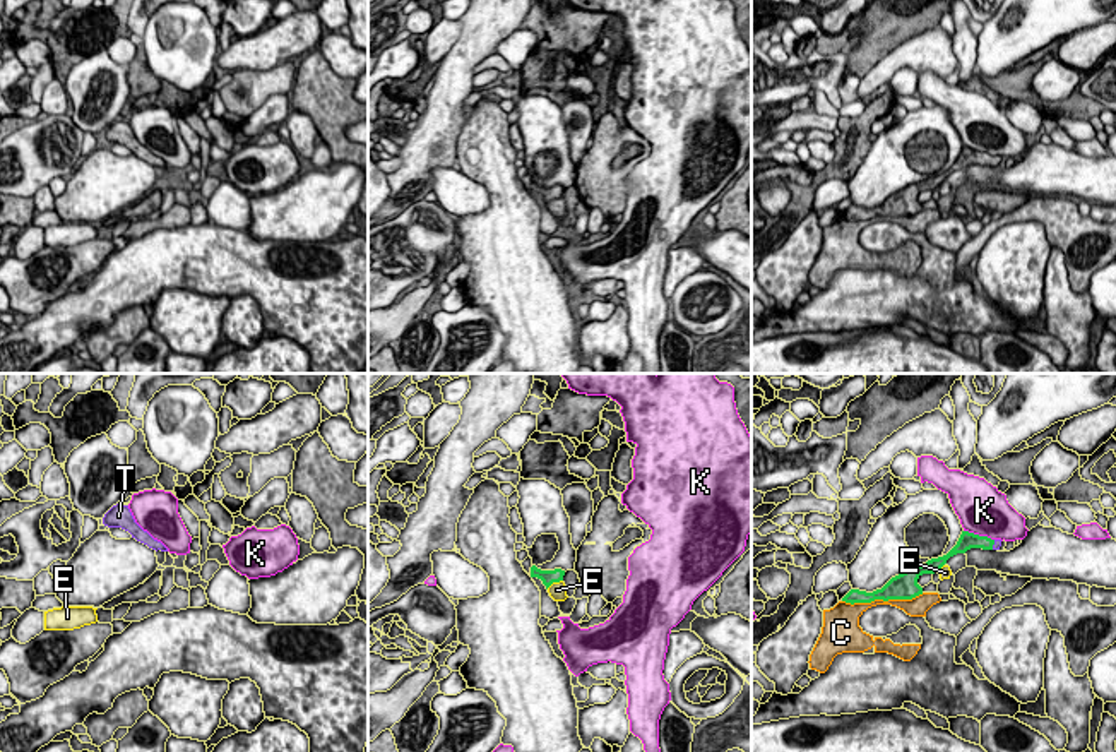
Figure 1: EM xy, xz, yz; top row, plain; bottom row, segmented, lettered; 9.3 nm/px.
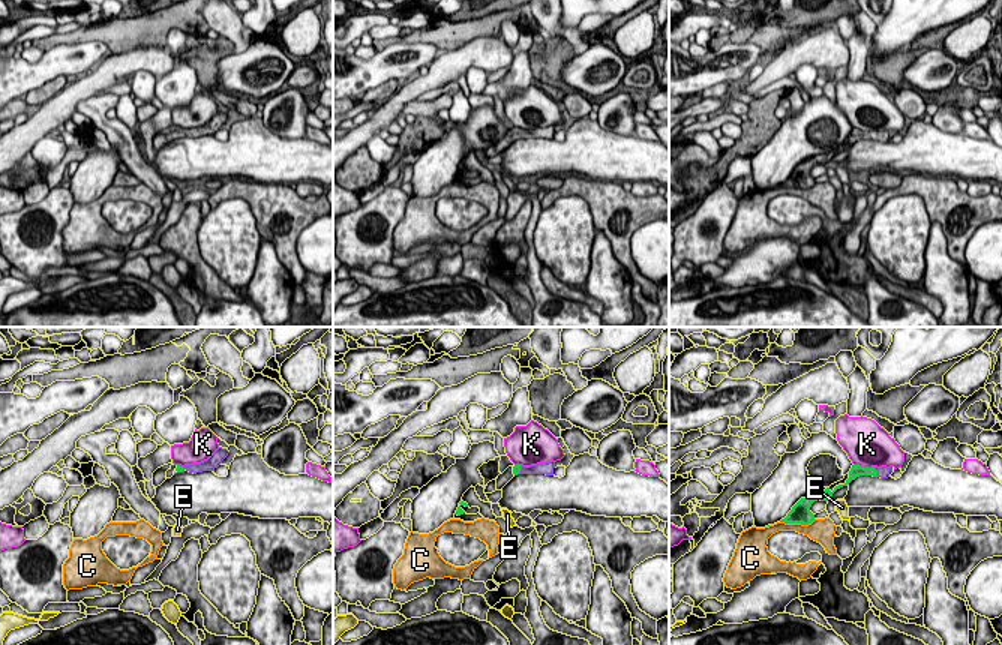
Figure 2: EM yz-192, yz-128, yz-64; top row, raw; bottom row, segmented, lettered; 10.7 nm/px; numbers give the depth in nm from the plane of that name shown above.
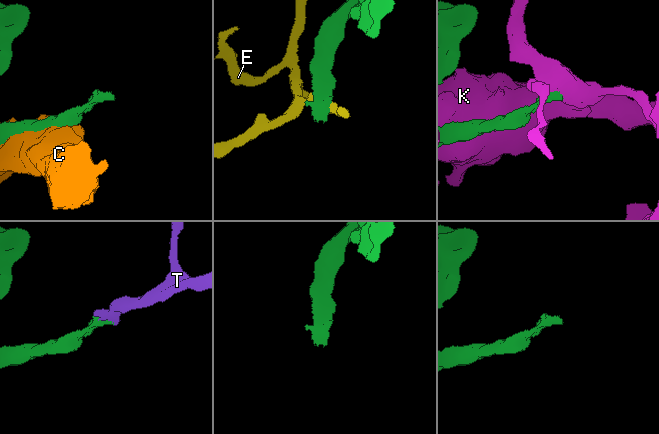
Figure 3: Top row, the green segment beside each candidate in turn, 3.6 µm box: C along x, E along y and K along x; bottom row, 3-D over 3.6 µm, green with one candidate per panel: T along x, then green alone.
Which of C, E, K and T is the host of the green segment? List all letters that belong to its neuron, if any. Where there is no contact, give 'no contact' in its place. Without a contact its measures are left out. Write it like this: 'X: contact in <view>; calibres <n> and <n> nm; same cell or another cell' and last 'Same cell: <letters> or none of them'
C: contact in yz; calibres 260 and 130 nm; another cell
E: contact in xz; calibres 140 and 160 nm; another cell
K: contact in yz; calibres 160 and 460 nm; another cell
T: contact in yz; calibres 160 and 70 nm; same cell
Same cell: T

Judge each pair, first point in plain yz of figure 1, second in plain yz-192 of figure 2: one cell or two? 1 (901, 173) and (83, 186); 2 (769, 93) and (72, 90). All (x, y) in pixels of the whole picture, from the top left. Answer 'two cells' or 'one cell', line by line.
1: one cell
2: two cells

